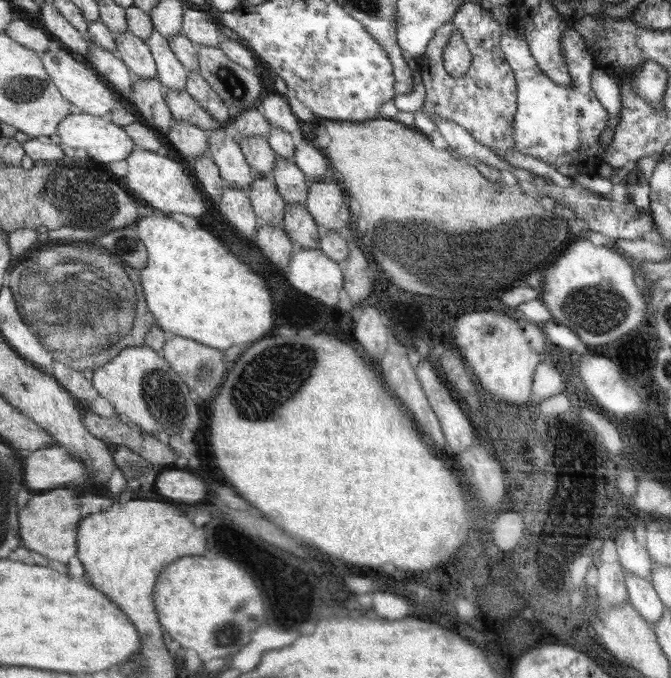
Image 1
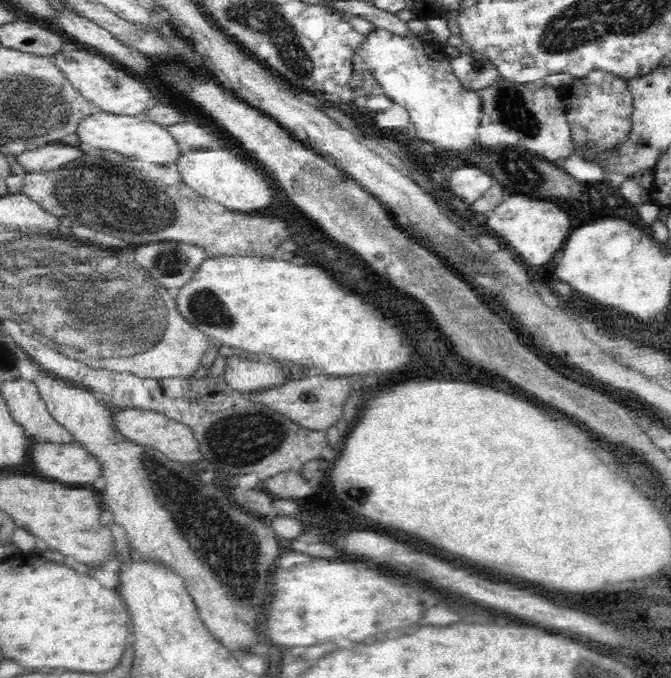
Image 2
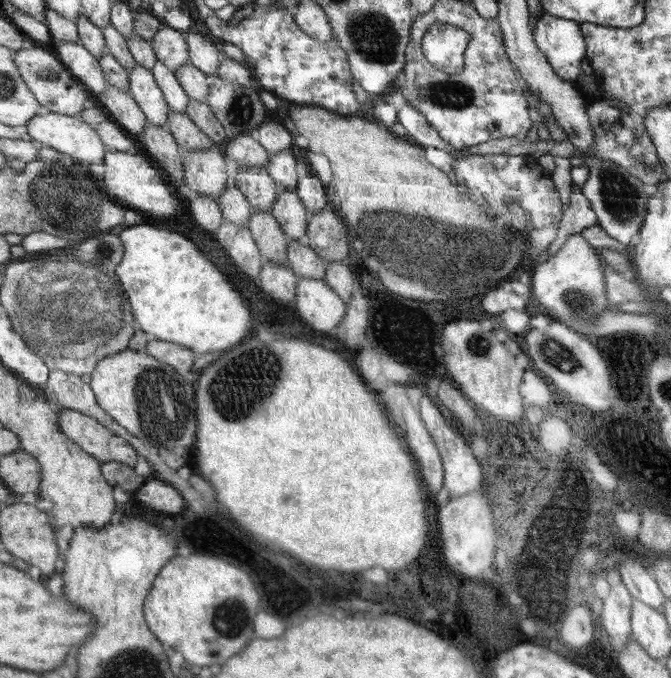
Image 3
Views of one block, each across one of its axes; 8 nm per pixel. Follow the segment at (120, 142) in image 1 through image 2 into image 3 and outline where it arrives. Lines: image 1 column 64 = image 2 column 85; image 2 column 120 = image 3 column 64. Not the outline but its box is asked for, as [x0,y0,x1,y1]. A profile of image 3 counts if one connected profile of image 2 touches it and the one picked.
[26,111,105,165]

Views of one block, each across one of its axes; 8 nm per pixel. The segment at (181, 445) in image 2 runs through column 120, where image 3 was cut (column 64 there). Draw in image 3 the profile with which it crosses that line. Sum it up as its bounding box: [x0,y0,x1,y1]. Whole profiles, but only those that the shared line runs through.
[58,409,140,467]

